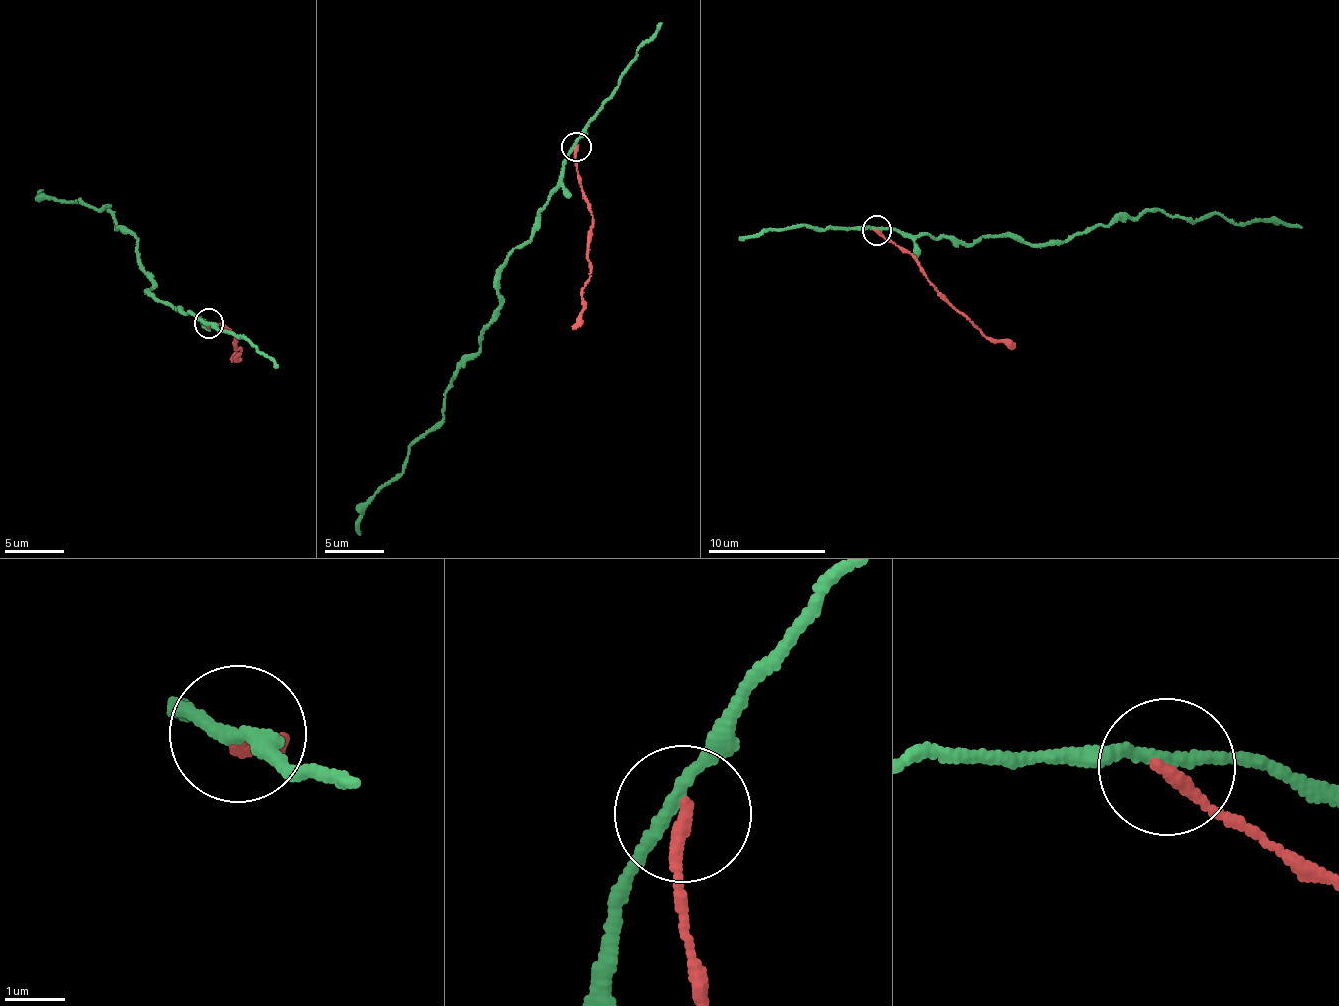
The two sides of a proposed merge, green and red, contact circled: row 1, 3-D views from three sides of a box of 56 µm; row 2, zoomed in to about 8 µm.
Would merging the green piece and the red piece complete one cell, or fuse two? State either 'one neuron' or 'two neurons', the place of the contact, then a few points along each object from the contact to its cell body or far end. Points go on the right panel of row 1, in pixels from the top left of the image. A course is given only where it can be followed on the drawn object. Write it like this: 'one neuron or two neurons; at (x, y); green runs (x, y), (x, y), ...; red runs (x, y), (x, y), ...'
two neurons; at (876, 230); green runs (876, 229), (968, 244), (1009, 236), (1053, 246), (1149, 210), (1195, 221), (1211, 213), (1301, 226); red runs (876, 231), (907, 249), (929, 282), (973, 328), (1013, 345)

